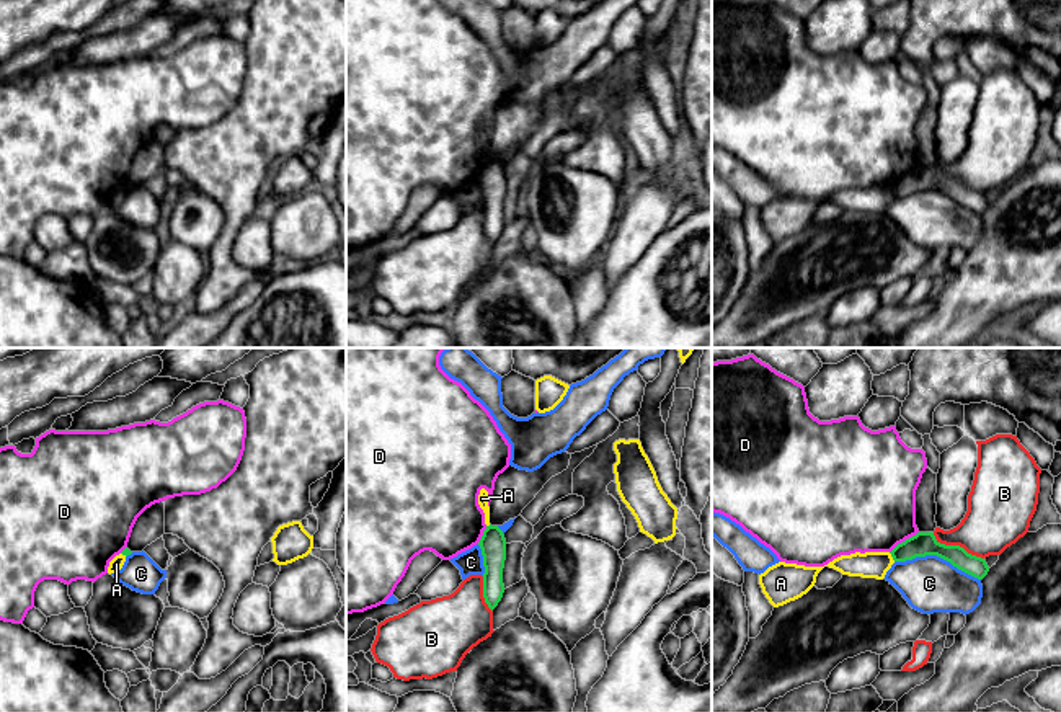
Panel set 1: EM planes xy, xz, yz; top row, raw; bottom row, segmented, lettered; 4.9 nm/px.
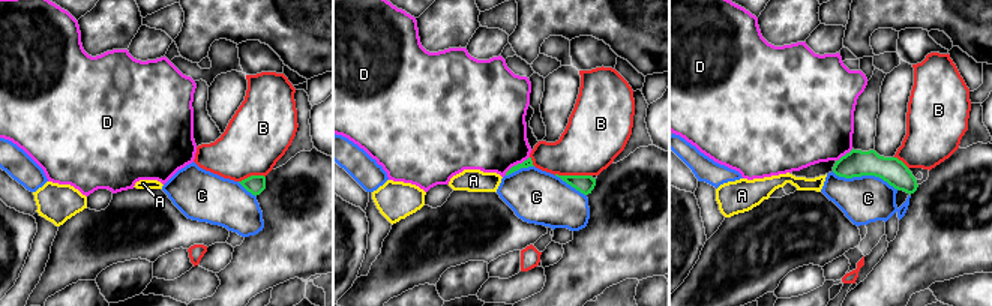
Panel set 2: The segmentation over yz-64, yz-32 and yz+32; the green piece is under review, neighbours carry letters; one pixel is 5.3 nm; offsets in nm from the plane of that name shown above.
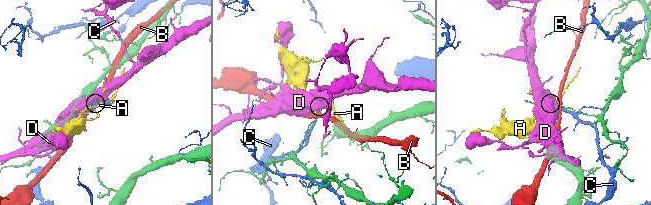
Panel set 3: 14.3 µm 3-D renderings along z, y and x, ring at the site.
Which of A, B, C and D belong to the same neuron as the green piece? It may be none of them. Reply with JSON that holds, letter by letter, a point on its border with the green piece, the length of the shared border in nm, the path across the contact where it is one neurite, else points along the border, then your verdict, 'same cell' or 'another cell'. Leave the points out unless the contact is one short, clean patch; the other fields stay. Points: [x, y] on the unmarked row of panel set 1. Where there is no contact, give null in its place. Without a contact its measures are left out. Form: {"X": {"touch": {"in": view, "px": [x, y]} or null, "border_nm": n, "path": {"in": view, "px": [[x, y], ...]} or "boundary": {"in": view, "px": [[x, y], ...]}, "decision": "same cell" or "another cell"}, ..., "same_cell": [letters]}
{"A": {"touch": {"in": "yz", "px": [892, 190]}, "border_nm": 60, "boundary": {"in": "yz", "px": [[888, 186], [895, 195]]}, "decision": "another cell"}, "B": {"touch": {"in": "yz", "px": [957, 180]}, "border_nm": 280, "decision": "another cell"}, "C": {"touch": {"in": "yz", "px": [937, 190]}, "border_nm": 440, "decision": "another cell"}, "D": {"touch": {"in": "yz", "px": [905, 175]}, "border_nm": 180, "decision": "another cell"}, "same_cell": []}

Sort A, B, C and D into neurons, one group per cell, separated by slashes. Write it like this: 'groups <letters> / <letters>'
groups A / B / C / D

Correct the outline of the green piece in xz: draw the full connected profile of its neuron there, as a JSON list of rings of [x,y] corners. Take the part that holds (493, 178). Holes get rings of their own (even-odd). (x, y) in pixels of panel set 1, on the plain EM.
[[[486,160],[478,176],[483,189],[483,232],[493,245],[503,232],[503,202],[506,194],[506,173],[498,160]]]

